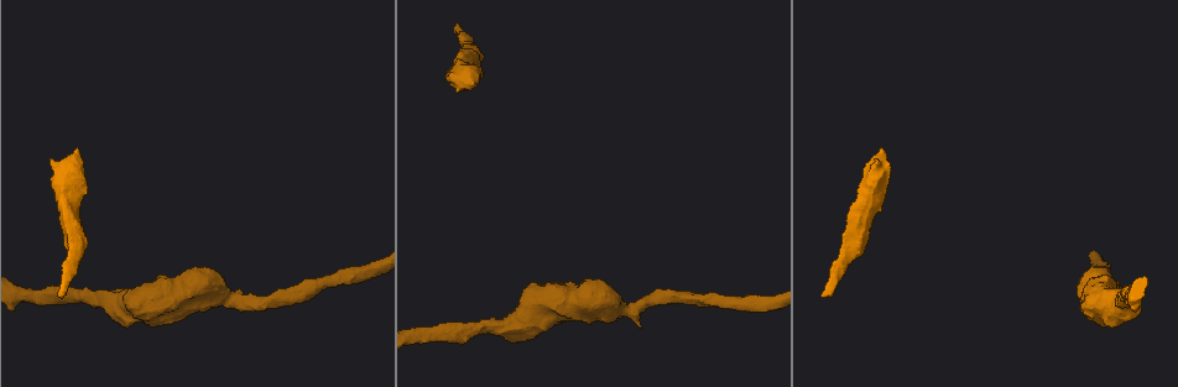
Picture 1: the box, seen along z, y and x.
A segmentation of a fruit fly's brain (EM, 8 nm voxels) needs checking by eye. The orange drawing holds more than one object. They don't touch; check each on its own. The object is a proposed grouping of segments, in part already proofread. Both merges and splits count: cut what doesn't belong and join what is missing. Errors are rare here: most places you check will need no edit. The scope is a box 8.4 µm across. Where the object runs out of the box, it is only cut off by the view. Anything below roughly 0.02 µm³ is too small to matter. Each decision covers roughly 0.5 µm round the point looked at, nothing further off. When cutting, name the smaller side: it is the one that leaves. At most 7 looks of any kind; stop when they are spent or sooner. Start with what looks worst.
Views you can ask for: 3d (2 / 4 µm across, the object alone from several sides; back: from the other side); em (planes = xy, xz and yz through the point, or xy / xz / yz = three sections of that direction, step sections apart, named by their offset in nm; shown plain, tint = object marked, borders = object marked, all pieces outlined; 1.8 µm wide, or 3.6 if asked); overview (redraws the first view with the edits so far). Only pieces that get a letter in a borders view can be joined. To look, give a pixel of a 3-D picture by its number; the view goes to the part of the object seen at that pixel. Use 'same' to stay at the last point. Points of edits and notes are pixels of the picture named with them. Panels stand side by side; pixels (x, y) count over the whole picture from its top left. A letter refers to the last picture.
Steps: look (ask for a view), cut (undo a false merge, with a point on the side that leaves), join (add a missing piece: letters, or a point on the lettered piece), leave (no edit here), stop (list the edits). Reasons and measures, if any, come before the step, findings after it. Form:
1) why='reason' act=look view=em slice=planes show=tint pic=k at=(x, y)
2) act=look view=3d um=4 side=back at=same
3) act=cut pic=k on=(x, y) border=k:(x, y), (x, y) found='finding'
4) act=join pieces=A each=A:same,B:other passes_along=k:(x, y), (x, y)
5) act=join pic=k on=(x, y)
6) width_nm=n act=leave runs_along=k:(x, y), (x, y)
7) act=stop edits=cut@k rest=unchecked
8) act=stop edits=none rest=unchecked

act=look view=3d um=4 pic=1 at=(61, 298)

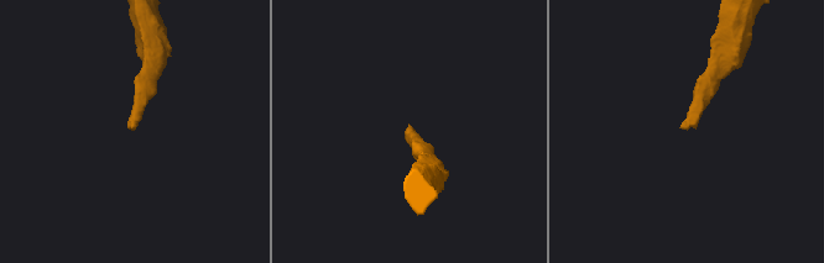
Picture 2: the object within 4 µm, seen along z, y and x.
why='shape alone is not enough' act=look view=em slice=xz step=8 show=borders pic=2 at=(410, 126)

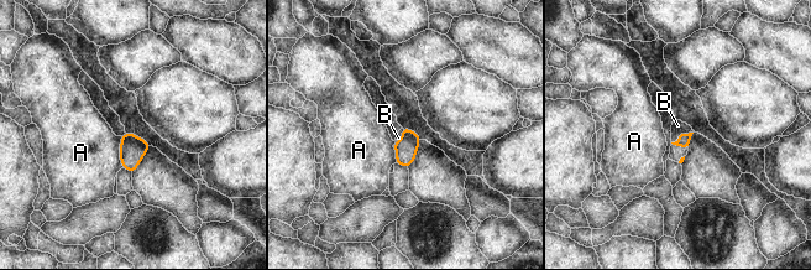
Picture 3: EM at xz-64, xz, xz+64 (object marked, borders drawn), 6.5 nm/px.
act=look view=em slice=planes show=borders at=same

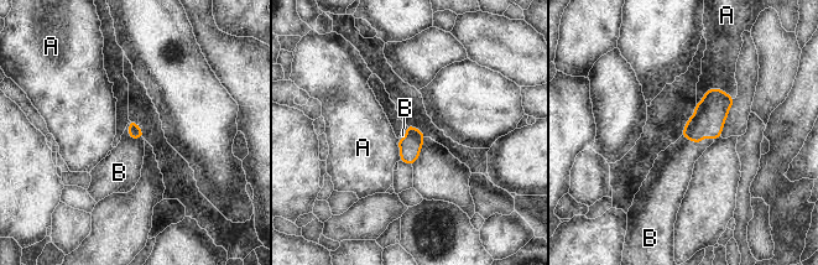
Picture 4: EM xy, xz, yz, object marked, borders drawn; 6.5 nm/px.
act=join pieces=B each=A:other,B:same passes_along=4:(708, 120), (697, 143), (672, 171) found='the cell continues'

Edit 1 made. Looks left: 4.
why='calibre changes' act=look view=em um=3.6 slice=planes show=borders pic=1 at=(621, 309)

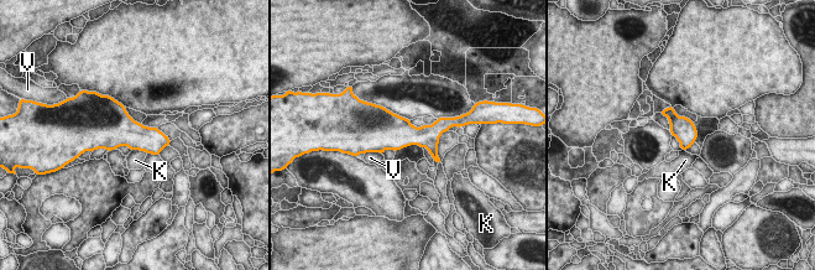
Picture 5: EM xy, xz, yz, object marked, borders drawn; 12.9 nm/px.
act=leave each=K:other,V:other border=5:(132, 149), (147, 152) found='continuous, no second cell'

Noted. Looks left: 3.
why='sudden change in width' act=look view=3d um=4 pic=1 at=(1118, 305)

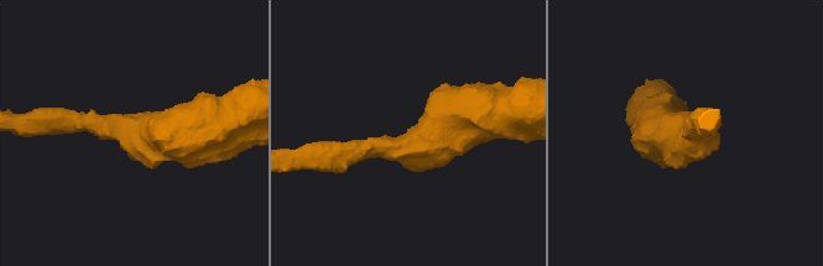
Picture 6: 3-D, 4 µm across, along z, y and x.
why='shape alone is not enough' act=look view=em um=3.6 slice=planes show=tint pic=6 at=(145, 134)

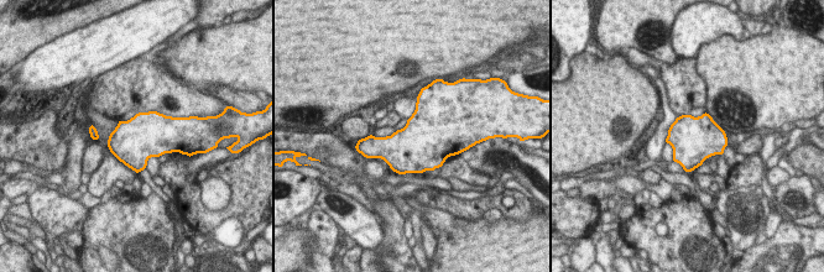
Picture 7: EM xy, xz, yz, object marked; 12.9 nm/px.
act=look view=em um=3.6 slice=planes show=borders at=same

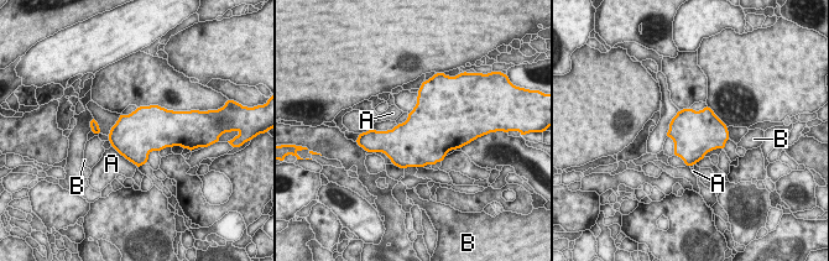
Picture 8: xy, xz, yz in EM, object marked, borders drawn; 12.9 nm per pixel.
width_nm=600 longest_contact=A:460nm act=leave each=A:other,B:other found='all the same cell'

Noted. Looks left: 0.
act=stop edits=join@4 rest=unchecked

